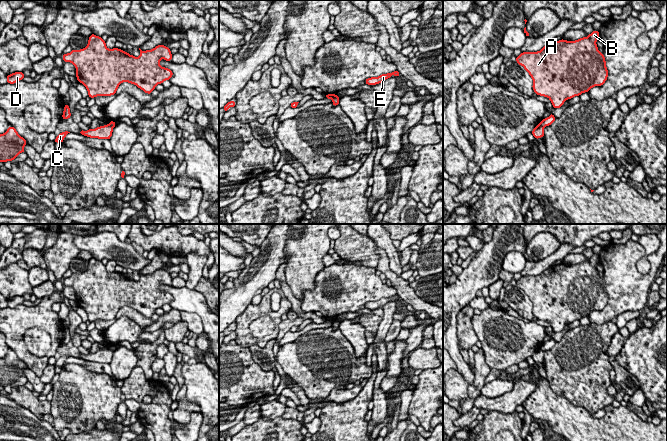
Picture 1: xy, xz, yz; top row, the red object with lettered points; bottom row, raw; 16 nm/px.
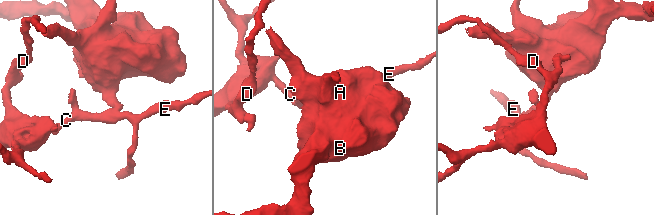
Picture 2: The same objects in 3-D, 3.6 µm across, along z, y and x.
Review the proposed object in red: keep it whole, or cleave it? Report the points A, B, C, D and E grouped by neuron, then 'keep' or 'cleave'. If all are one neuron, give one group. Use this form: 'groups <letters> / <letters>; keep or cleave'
groups A B / C D E; cleave

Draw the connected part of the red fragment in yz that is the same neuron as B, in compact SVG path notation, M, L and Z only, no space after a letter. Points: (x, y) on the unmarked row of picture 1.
M594 254L587 261L575 265L561 263L552 265L537 276L522 276L516 286L523 290L533 304L532 312L539 320L548 321L557 333L567 323L589 316L595 310L602 310L608 302L604 278L597 271L599 255Z

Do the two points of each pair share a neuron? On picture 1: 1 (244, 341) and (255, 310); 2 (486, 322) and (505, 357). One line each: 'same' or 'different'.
1: same
2: same

